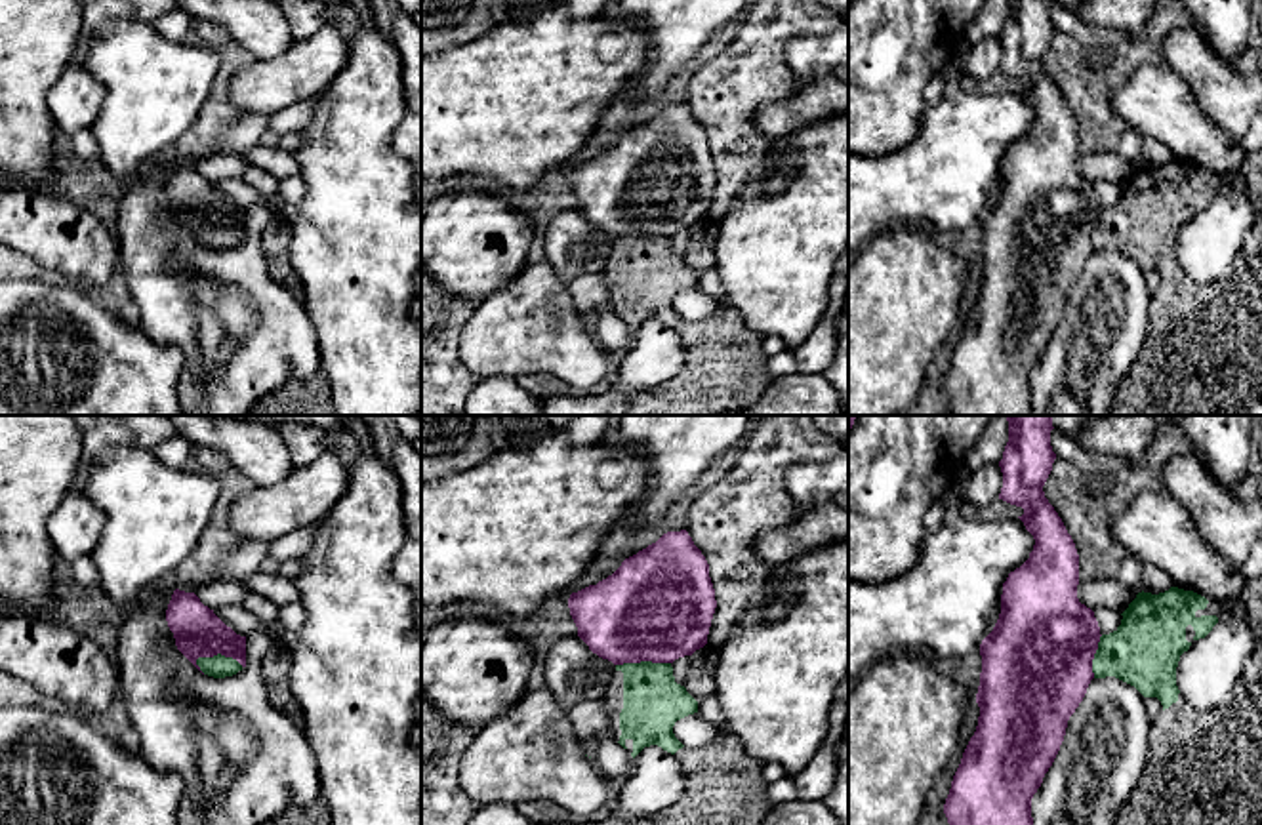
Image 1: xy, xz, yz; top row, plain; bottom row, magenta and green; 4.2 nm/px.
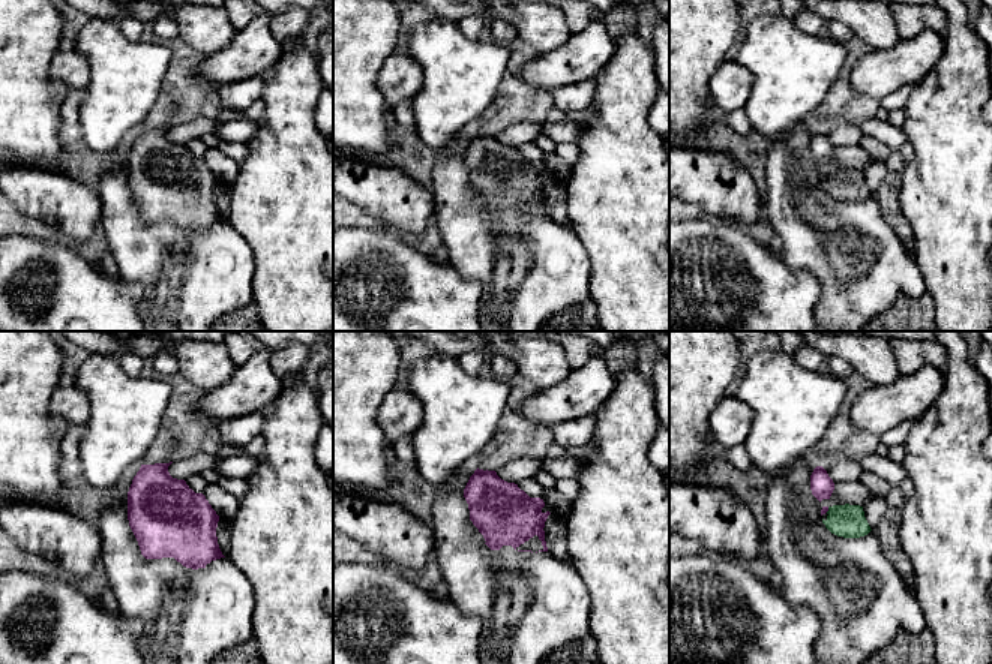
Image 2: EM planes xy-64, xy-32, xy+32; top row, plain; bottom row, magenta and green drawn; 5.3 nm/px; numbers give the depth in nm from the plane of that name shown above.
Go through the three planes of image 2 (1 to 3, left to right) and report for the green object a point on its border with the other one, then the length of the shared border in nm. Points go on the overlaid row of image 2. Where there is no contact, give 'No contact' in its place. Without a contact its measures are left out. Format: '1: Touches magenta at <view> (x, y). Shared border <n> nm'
1: No contact
2: No contact
3: Touches magenta at xy+32 (827, 510). Shared border 40 nm

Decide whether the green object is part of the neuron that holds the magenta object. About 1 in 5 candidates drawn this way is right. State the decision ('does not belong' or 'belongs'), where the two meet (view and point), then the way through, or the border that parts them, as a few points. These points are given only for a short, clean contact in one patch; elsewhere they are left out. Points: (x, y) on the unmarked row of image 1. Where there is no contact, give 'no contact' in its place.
does not belong; meets magenta in xy at (220, 225)

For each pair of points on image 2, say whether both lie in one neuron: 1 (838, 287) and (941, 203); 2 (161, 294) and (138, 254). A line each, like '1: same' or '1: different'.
1: different
2: same

